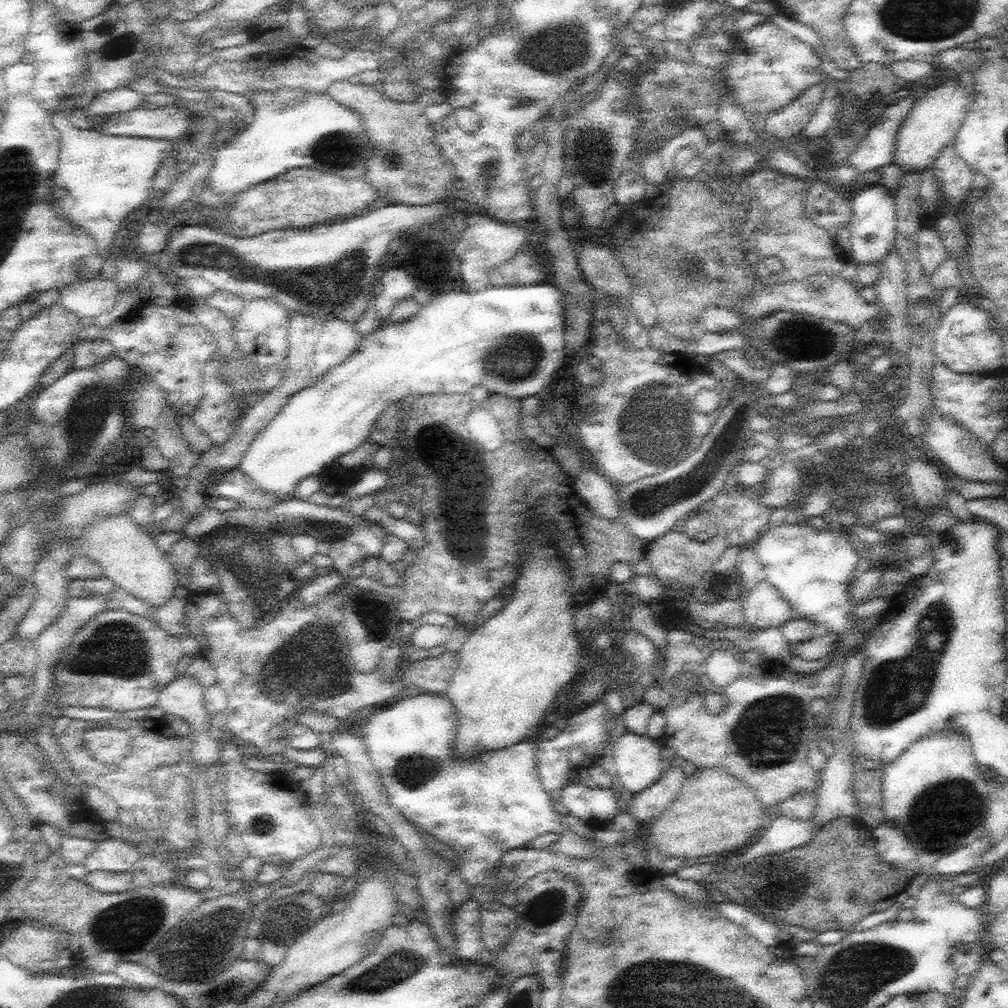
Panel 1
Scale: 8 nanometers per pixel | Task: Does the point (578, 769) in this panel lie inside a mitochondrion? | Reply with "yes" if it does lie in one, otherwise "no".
no

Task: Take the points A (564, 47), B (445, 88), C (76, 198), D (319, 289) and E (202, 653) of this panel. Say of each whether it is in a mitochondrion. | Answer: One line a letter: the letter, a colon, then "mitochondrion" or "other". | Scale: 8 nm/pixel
A: mitochondrion
B: other
C: other
D: mitochondrion
E: other

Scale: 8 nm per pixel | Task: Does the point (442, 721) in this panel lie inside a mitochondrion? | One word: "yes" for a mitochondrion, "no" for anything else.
no

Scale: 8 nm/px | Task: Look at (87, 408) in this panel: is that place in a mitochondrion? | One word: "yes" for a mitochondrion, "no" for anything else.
yes

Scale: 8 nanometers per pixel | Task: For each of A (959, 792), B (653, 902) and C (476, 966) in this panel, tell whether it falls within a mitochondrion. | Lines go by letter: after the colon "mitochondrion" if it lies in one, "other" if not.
A: mitochondrion
B: other
C: other

